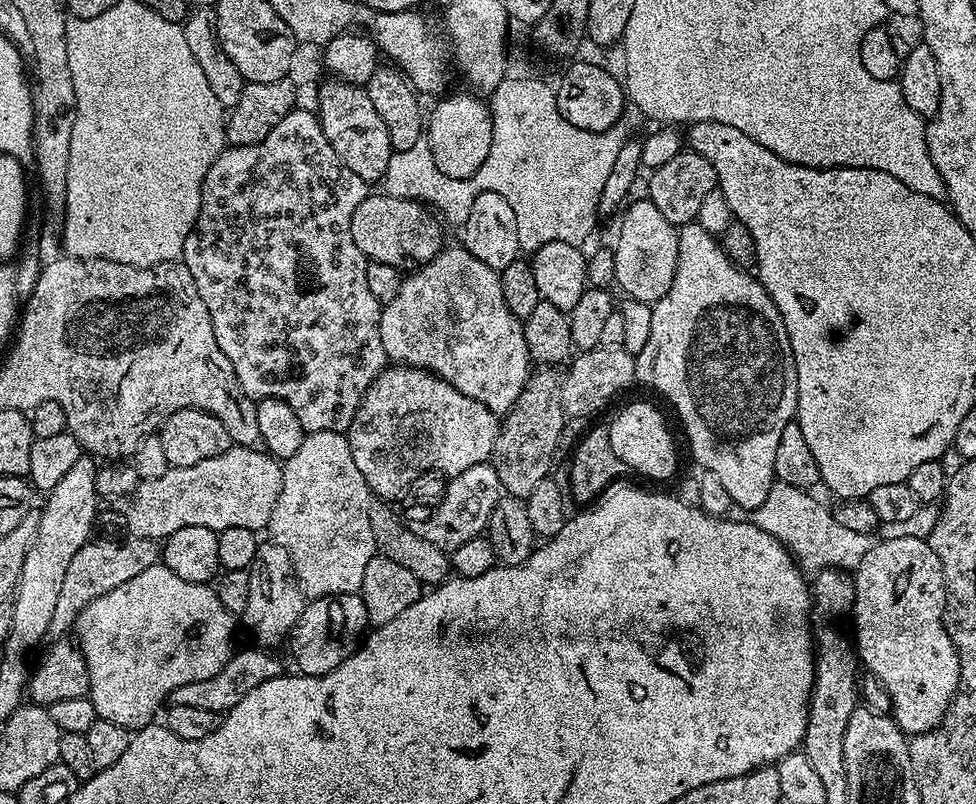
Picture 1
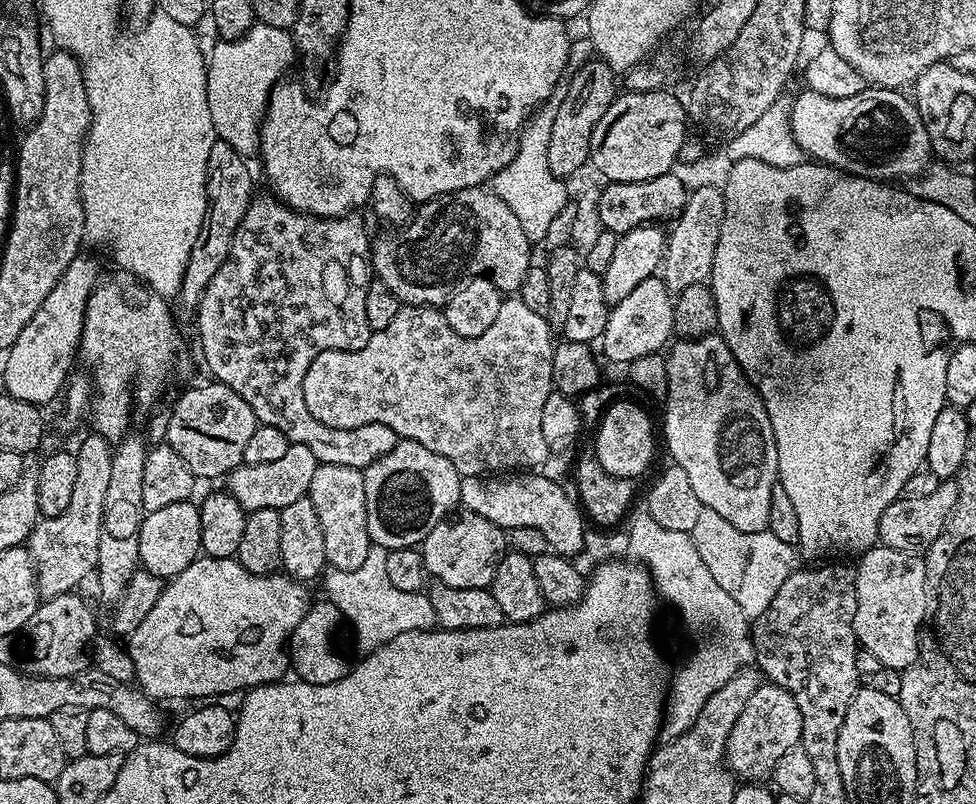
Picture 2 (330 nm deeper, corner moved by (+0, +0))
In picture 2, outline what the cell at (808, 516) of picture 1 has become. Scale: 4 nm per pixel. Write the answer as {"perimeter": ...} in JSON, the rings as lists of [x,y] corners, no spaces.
{"perimeter":[[[701,507],[698,522],[694,525],[691,536],[710,574],[714,574],[714,579],[718,581],[718,586],[722,586],[722,590],[726,590],[726,594],[730,594],[730,598],[734,598],[734,602],[742,606],[742,614],[746,614],[749,618],[762,614],[762,610],[770,606],[774,594],[778,594],[778,586],[782,586],[782,582],[786,582],[786,578],[790,578],[790,574],[798,567],[798,552],[793,545],[774,538],[774,534],[767,530],[762,532],[738,530],[738,526],[730,526],[730,522],[722,518],[722,514],[714,514],[714,510],[706,507]]]}

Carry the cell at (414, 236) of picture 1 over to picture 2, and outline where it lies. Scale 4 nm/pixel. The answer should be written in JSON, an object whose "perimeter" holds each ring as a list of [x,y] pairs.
{"perimeter":[[[484,186],[423,201],[401,232],[397,240],[392,236],[375,237],[370,263],[375,279],[390,286],[404,306],[443,305],[458,282],[473,276],[487,276],[500,293],[516,294],[534,264],[533,245],[514,218],[514,210]]]}

